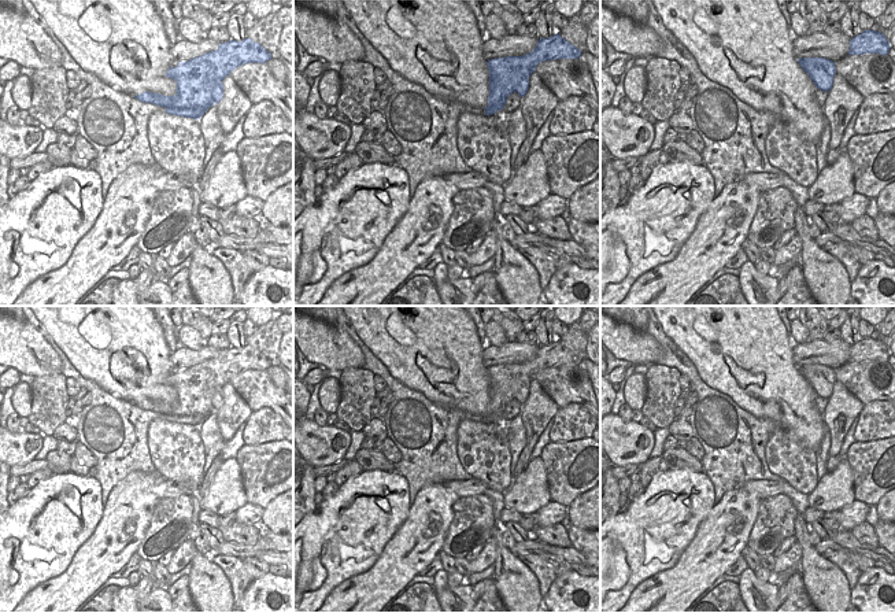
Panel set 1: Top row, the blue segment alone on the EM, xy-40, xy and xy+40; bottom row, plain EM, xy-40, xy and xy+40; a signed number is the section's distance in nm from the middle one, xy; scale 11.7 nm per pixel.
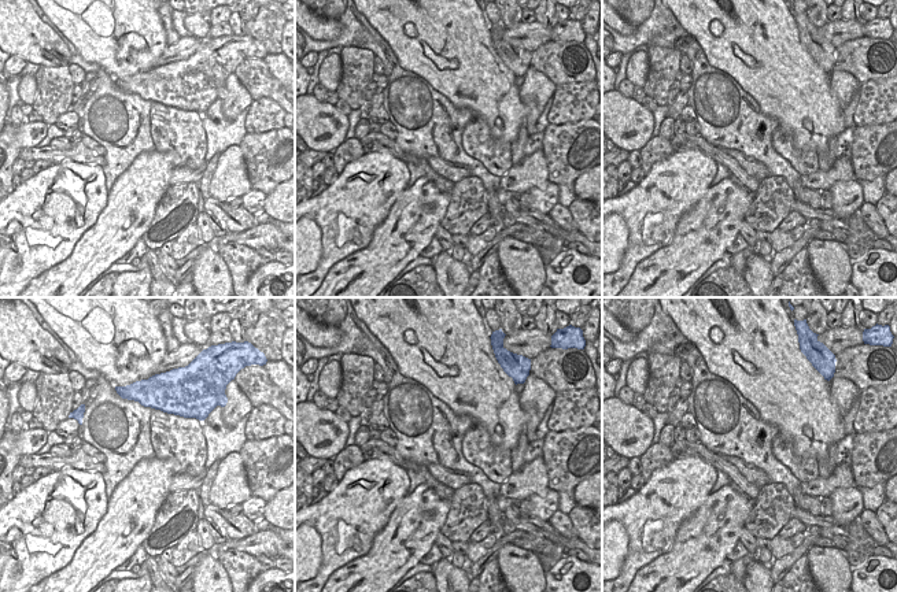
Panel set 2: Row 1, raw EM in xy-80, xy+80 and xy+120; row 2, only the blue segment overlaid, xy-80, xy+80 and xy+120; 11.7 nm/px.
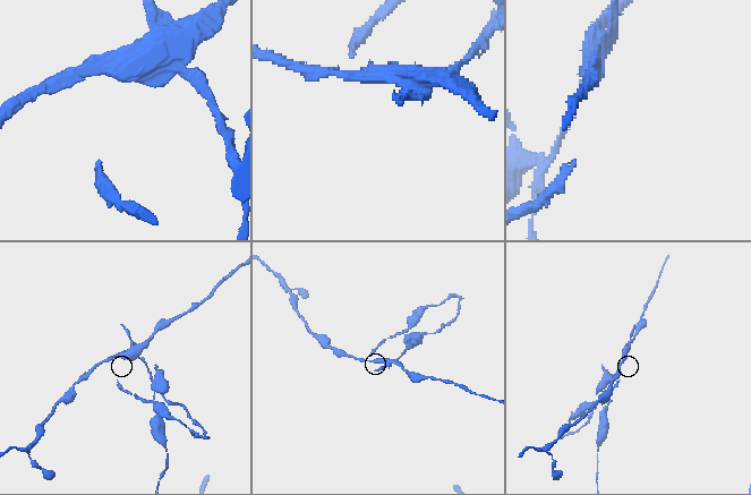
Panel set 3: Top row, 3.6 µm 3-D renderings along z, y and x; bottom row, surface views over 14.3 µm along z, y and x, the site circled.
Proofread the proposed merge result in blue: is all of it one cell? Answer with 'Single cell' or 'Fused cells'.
Fused cells

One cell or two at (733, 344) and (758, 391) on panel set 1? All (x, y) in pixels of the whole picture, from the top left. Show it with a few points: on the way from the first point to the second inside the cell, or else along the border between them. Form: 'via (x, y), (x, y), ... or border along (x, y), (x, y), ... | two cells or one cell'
via (744, 355), (755, 368), (758, 380) | one cell

